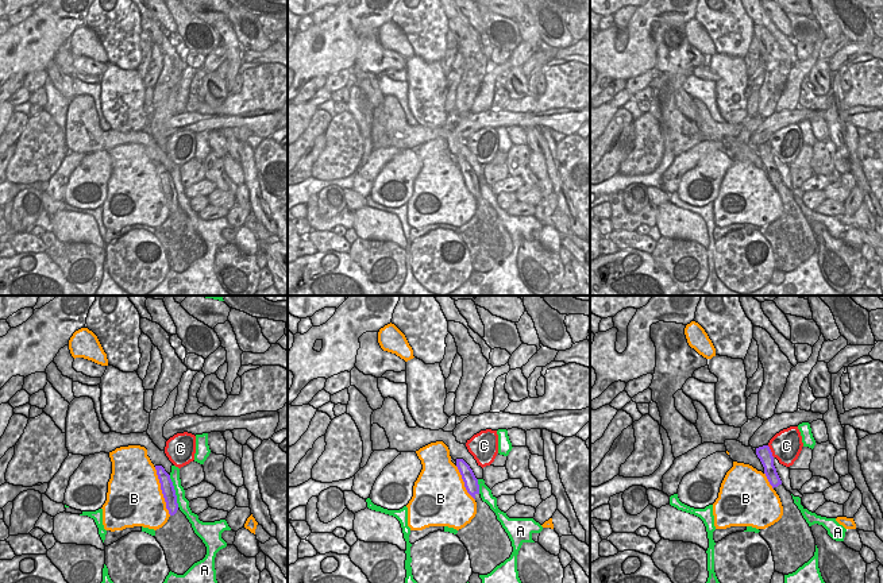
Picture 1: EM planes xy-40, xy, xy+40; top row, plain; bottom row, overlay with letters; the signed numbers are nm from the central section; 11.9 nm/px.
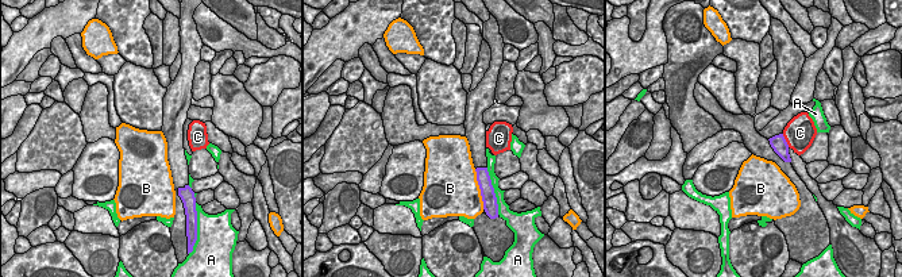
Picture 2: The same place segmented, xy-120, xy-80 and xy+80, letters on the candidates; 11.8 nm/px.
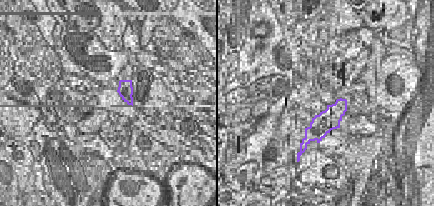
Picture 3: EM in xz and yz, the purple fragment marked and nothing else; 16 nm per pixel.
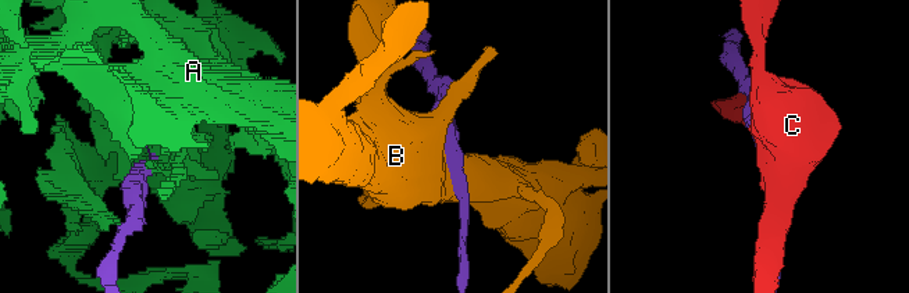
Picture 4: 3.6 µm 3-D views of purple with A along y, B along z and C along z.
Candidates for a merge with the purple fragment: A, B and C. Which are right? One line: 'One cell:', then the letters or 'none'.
One cell: none

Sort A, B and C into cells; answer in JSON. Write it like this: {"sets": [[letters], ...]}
{"sets": [["A"], ["B"], ["C"]]}

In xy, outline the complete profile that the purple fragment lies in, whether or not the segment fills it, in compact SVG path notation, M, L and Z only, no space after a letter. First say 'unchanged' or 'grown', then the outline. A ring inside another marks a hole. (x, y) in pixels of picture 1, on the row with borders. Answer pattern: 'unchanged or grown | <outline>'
unchanged | M456 459L456 467L462 475L467 493L475 499L475 495L479 494L479 484L473 470L463 459Z

